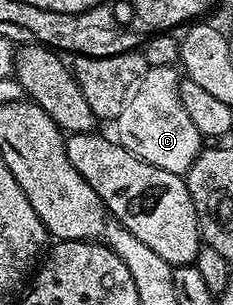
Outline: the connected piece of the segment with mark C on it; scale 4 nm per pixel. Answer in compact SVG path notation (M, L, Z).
M148 67L145 75L127 96L123 112L119 112L115 119L115 138L123 148L147 160L147 164L155 164L155 168L163 168L163 172L175 172L184 176L189 173L191 164L195 164L197 155L201 153L203 139L199 128L191 124L191 116L187 116L187 111L179 100L180 83L181 78L174 67Z

